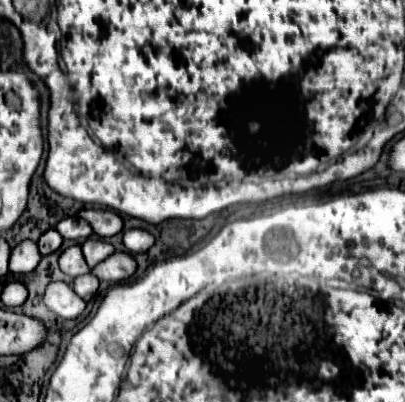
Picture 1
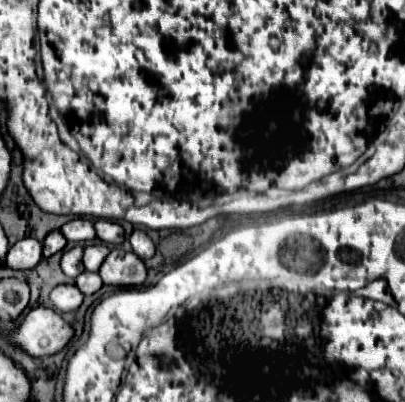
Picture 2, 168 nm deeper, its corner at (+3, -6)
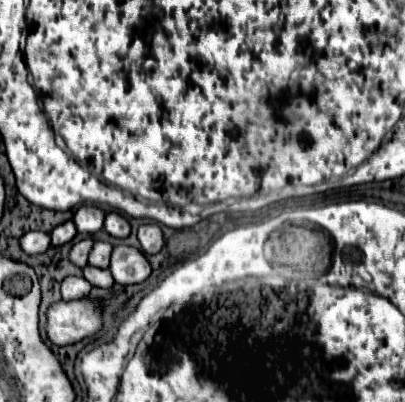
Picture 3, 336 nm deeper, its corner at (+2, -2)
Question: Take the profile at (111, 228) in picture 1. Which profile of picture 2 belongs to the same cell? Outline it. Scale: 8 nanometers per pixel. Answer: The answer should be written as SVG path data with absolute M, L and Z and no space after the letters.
M97 220L95 230L97 230L97 238L101 238L105 244L119 246L119 244L125 242L123 228L113 220Z

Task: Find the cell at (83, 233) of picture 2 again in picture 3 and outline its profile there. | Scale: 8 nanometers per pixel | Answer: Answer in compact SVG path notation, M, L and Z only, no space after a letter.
M80 206L72 220L80 234L94 234L104 224L104 210L100 210L98 206Z

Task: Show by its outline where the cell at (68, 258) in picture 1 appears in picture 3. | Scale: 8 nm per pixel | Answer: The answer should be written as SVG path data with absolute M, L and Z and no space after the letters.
M80 240L80 242L76 242L72 246L72 250L70 250L70 262L76 264L76 266L80 266L80 268L84 268L88 264L88 254L92 250L92 244L94 244L92 240Z

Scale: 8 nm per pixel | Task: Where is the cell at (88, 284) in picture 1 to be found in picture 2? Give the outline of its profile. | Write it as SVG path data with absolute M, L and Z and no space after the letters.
M85 270L85 272L81 272L81 274L77 276L75 284L79 286L79 290L81 290L85 296L91 296L91 294L95 294L95 292L103 286L103 280L101 280L99 274Z

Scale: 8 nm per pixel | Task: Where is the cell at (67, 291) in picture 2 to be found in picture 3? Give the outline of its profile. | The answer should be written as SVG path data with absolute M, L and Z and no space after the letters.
M68 276L62 282L62 300L80 300L90 294L90 284L82 276Z

